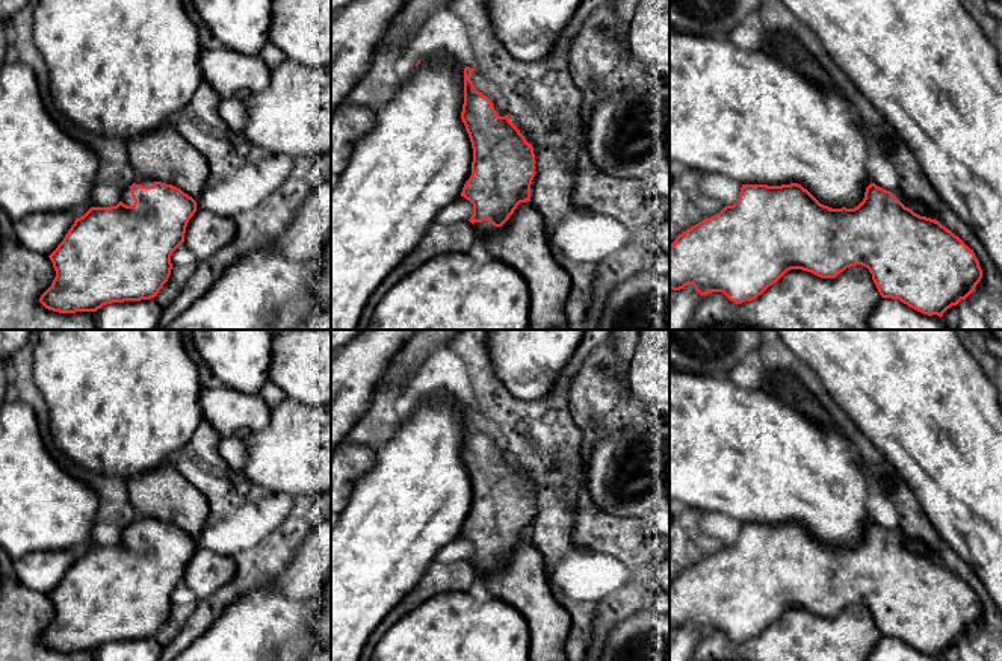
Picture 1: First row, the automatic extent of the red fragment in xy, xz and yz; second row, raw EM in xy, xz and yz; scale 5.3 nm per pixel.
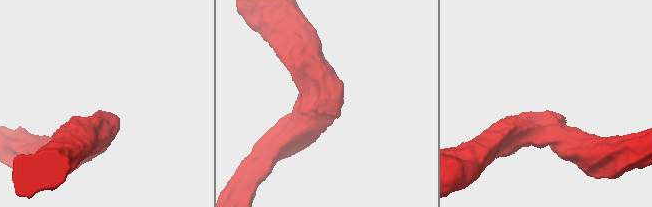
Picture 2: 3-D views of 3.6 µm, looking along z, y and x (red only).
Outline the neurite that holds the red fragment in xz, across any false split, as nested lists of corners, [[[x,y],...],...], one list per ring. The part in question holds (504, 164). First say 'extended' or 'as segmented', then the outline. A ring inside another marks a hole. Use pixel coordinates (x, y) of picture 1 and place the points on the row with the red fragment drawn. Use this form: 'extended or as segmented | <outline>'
extended | [[[464,68],[461,119],[472,142],[473,162],[461,197],[473,204],[469,221],[478,236],[488,236],[497,233],[520,203],[530,201],[535,154],[508,115],[499,116],[491,100],[475,88],[473,71]]]

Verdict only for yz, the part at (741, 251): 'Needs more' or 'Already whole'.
Needs more

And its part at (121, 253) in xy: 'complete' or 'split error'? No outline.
split error

